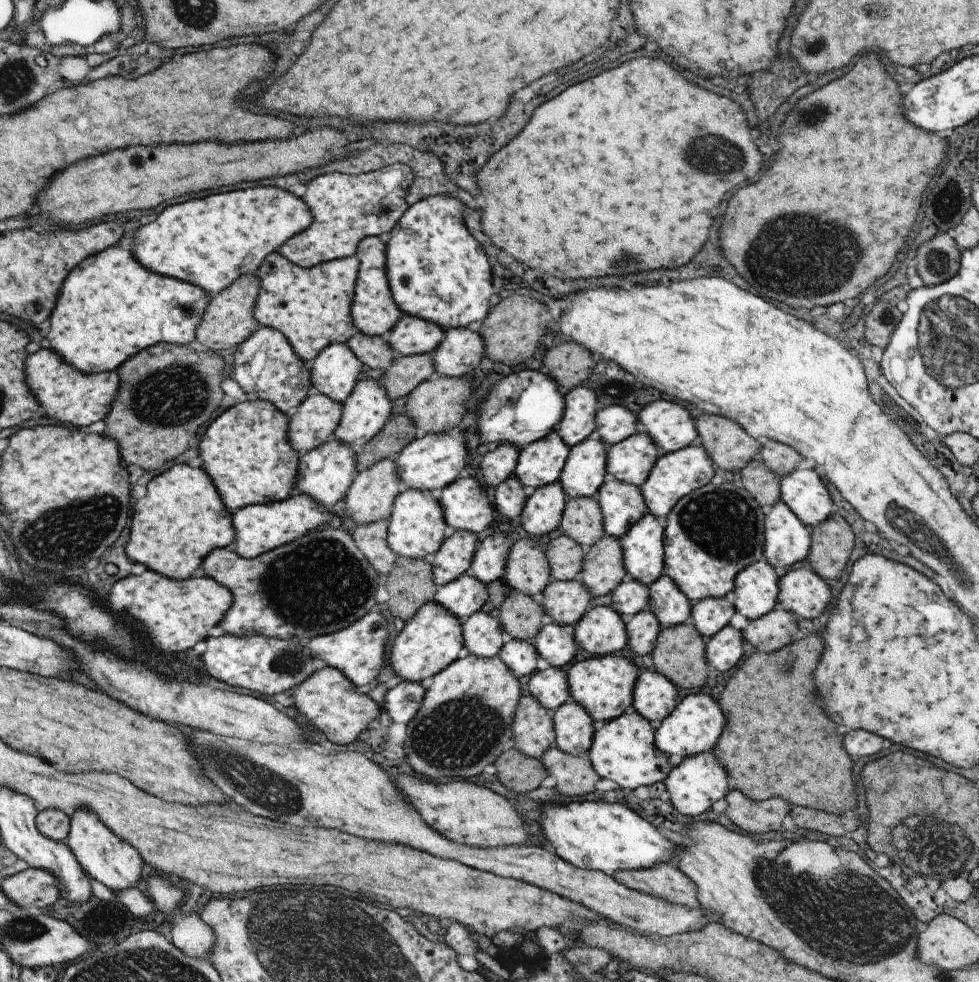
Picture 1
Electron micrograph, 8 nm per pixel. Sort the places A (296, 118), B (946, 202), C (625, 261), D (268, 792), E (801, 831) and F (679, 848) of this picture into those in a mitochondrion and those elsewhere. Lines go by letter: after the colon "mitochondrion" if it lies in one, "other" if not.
A: other
B: mitochondrion
C: mitochondrion
D: mitochondrion
E: other
F: other

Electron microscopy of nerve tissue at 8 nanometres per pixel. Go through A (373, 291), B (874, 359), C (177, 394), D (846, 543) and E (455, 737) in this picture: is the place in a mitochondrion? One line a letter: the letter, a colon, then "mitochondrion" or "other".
A: other
B: other
C: mitochondrion
D: other
E: mitochondrion

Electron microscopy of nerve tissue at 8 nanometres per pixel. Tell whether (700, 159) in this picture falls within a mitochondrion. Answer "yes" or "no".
yes

